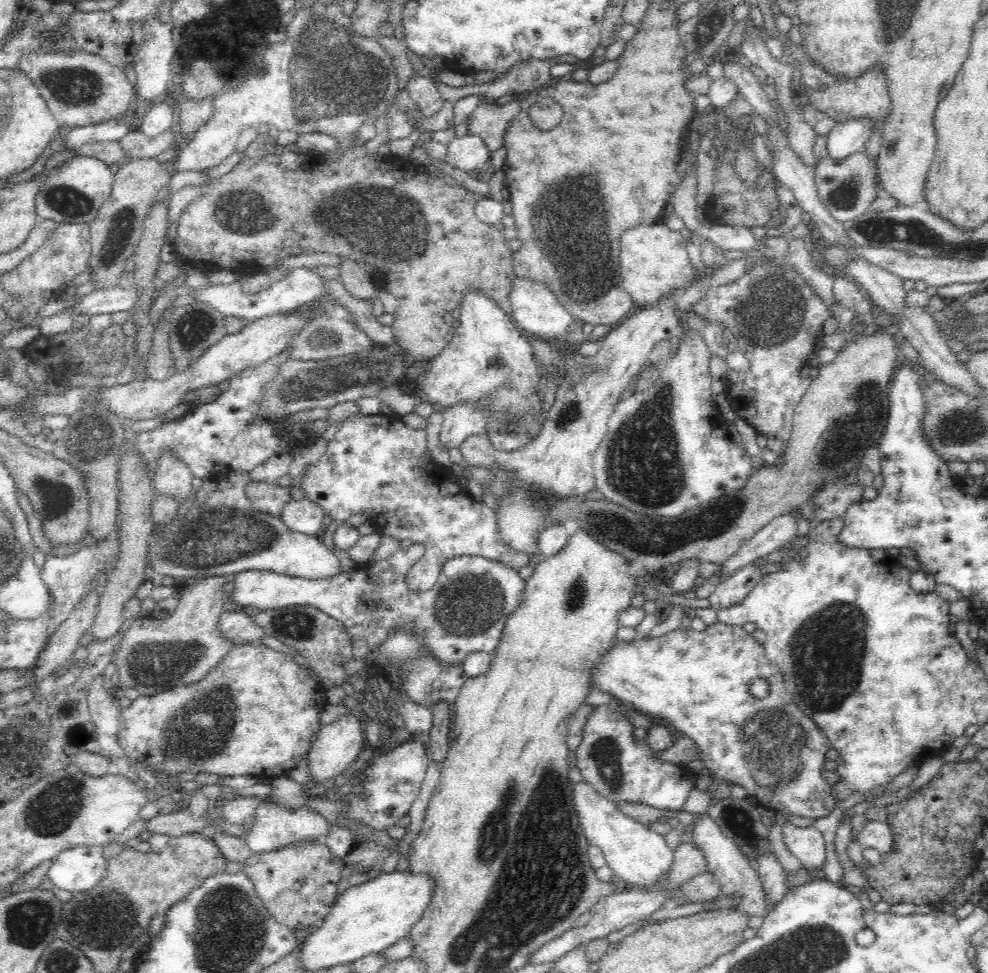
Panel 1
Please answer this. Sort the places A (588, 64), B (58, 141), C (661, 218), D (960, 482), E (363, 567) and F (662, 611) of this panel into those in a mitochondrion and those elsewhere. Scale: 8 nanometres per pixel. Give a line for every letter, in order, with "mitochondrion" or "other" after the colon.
A: other
B: other
C: other
D: other
E: other
F: other

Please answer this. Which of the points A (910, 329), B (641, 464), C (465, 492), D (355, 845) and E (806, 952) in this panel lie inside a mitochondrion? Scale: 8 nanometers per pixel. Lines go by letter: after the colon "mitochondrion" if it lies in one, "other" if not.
A: other
B: mitochondrion
C: other
D: other
E: mitochondrion

